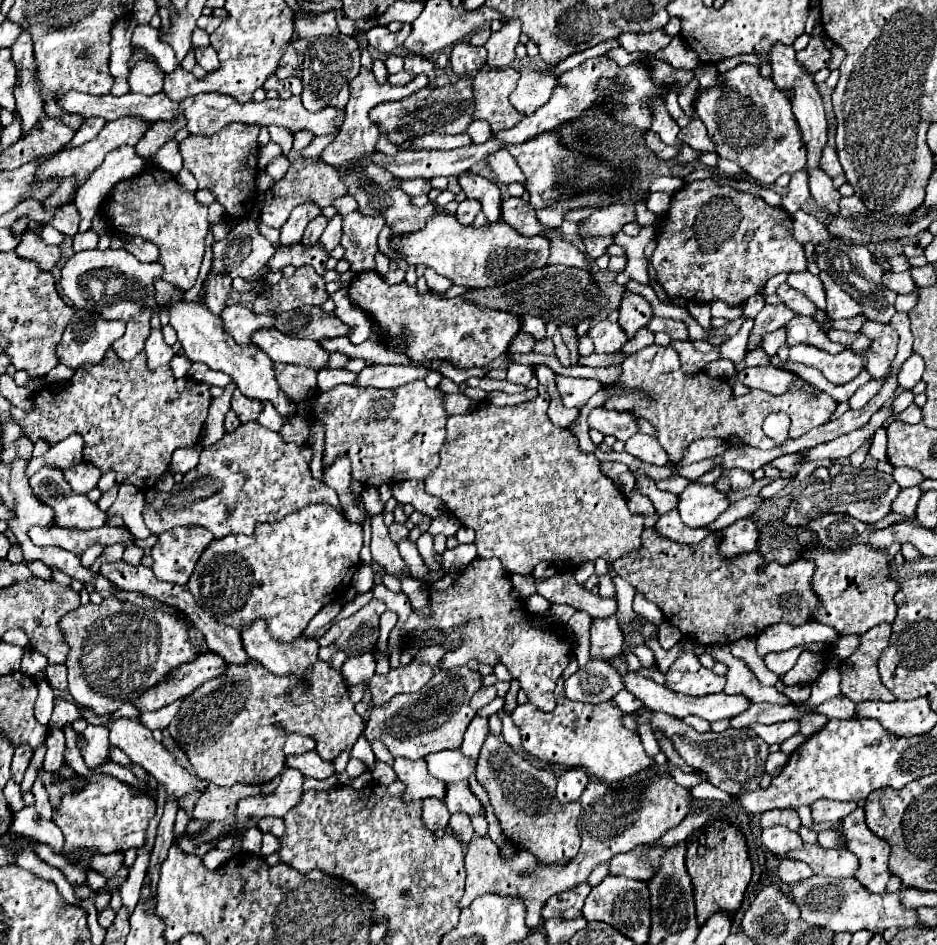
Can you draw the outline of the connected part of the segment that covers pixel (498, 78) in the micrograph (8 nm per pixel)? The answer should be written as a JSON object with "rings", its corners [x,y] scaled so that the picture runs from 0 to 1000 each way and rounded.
{"rings":[[[540,71],[540,73],[512,73],[506,79],[506,105],[508,105],[506,124],[508,126],[519,126],[525,132],[525,141],[531,141],[536,137],[544,137],[559,124],[542,107],[542,101],[551,92],[553,81],[555,81],[555,77],[546,71]]]}

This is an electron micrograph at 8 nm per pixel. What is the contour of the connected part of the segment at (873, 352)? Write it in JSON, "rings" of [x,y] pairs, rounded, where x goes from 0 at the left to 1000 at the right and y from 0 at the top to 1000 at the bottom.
{"rings":[[[926,340],[920,346],[920,352],[933,361],[931,367],[924,371],[924,393],[928,395],[931,401],[943,401],[956,376],[958,354],[956,350],[952,350],[950,344],[935,340]]]}

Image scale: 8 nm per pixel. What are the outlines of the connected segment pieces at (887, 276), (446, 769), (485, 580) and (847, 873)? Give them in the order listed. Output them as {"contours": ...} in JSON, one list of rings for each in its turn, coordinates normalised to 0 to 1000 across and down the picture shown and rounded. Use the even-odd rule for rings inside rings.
{"contours":[[[[969,287],[967,289],[943,289],[941,297],[948,306],[952,306],[956,310],[965,310],[965,312],[973,310],[978,306],[978,302],[973,299],[973,293],[971,293]]],[[[474,793],[470,797],[461,797],[455,801],[455,807],[457,816],[474,829],[499,824],[508,816],[508,803],[499,803],[491,793]]],[[[506,592],[497,602],[489,606],[478,606],[472,613],[459,619],[459,640],[463,644],[463,653],[450,655],[440,649],[431,661],[431,674],[440,674],[446,666],[455,666],[459,661],[467,663],[476,670],[472,683],[480,683],[487,676],[495,676],[495,683],[478,689],[472,695],[472,708],[482,708],[489,704],[497,704],[499,697],[508,697],[510,702],[529,704],[534,697],[544,710],[546,719],[555,721],[555,727],[561,731],[564,742],[568,742],[578,752],[589,752],[593,748],[591,740],[591,723],[608,702],[610,685],[608,678],[596,668],[589,666],[570,666],[564,657],[561,644],[557,638],[544,632],[544,613],[531,592]],[[499,655],[495,666],[487,668],[487,661]]],[[[858,892],[854,901],[843,901],[837,905],[828,905],[830,909],[845,909],[845,911],[858,911],[871,926],[884,926],[884,928],[911,928],[916,920],[916,911],[907,901],[901,898],[879,898],[877,894]]]]}

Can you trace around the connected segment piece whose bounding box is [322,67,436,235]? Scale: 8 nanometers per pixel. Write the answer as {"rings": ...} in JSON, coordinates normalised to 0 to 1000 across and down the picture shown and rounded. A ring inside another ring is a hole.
{"rings":[[[386,71],[384,77],[374,86],[374,107],[369,111],[369,126],[363,134],[363,141],[344,160],[344,170],[346,172],[363,177],[363,181],[367,181],[367,192],[371,196],[371,204],[382,213],[384,223],[391,225],[391,228],[408,228],[412,232],[412,236],[418,240],[418,249],[429,249],[429,247],[440,247],[440,244],[450,242],[455,232],[463,225],[465,219],[461,215],[457,215],[453,219],[442,219],[438,215],[438,206],[418,198],[420,185],[414,183],[410,177],[399,175],[397,170],[393,170],[388,166],[388,162],[399,160],[399,153],[403,149],[403,134],[393,124],[393,117],[397,113],[410,109],[410,105],[433,105],[444,94],[450,94],[455,90],[457,90],[457,79],[446,79],[438,90],[431,90],[431,92],[420,92],[416,88],[406,90],[401,86],[399,77],[391,71]]]}

